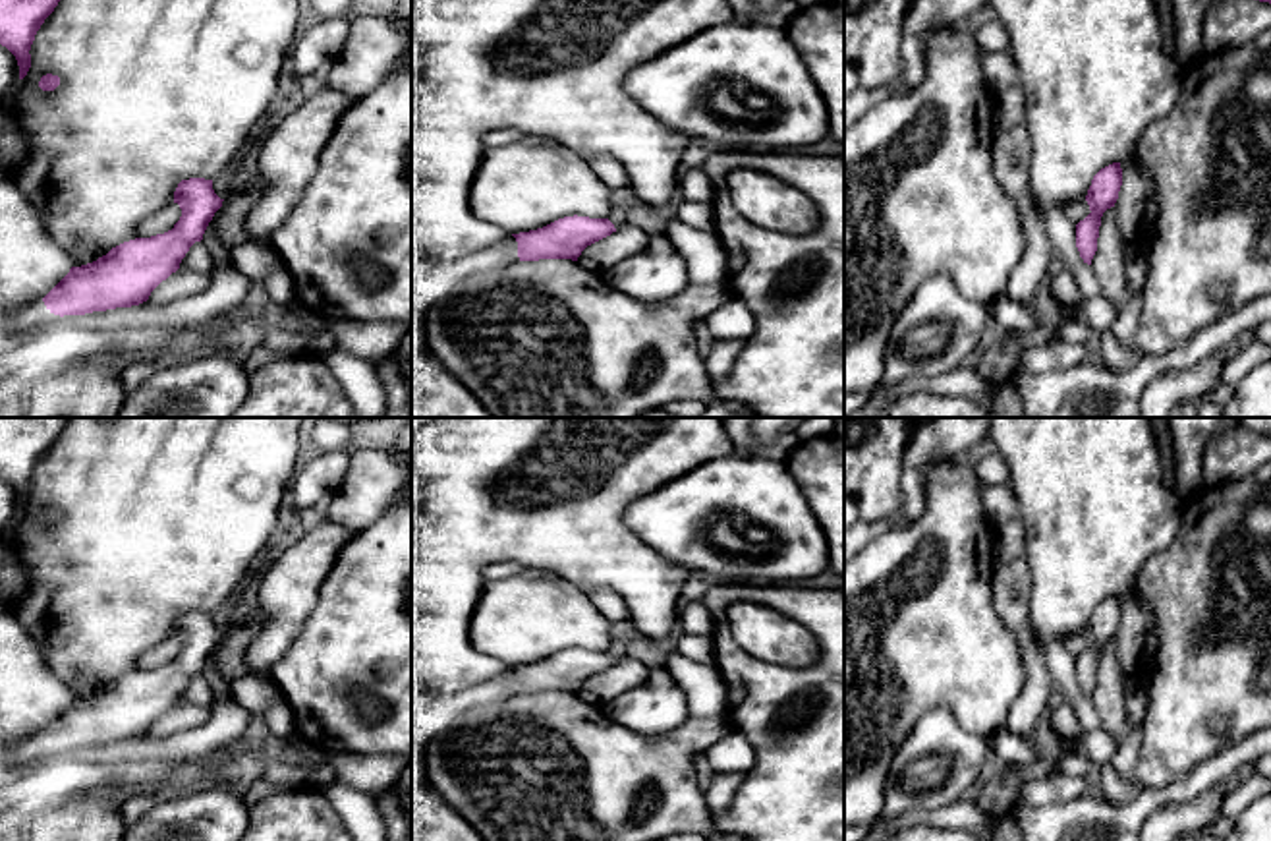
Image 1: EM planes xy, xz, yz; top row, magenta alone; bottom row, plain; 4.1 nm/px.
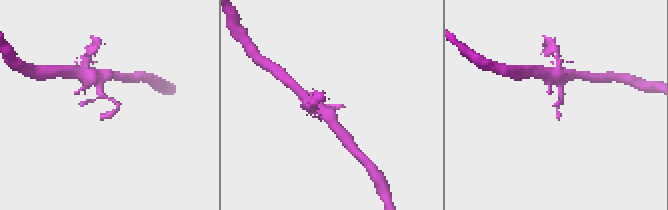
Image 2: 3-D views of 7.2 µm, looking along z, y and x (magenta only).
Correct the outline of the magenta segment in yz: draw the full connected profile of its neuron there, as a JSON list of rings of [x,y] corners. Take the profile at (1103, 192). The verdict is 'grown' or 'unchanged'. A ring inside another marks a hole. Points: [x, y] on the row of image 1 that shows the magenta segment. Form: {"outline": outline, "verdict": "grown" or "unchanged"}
{"outline": [[[1113,162],[1101,168],[1091,180],[1091,186],[1086,195],[1091,213],[1076,224],[1076,247],[1080,251],[1080,257],[1087,265],[1091,265],[1091,259],[1097,251],[1101,217],[1107,209],[1115,207],[1120,186],[1120,162]]], "verdict": "unchanged"}

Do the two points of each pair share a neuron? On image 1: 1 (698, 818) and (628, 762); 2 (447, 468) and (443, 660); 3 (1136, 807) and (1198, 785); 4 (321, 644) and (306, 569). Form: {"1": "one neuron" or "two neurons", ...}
{"1": "one neuron", "2": "one neuron", "3": "one neuron", "4": "two neurons"}

